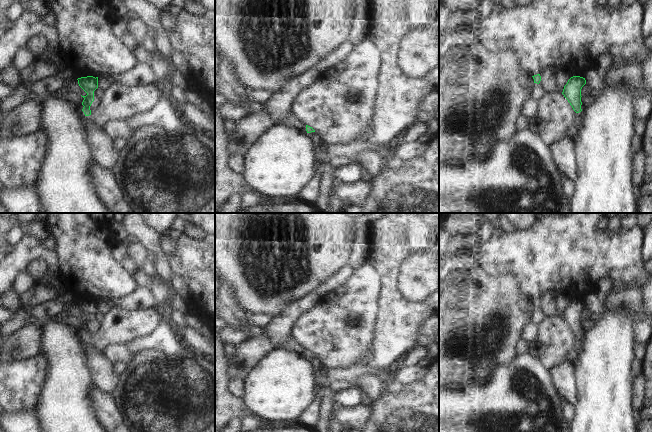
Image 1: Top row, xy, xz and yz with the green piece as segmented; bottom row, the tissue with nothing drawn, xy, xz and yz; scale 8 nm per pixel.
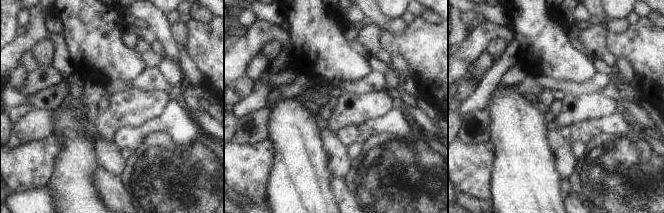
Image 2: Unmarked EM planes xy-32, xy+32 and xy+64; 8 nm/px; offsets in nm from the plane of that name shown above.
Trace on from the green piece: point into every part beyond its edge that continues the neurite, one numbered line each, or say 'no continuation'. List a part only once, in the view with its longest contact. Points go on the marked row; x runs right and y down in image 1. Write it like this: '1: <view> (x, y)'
1: xy (80, 107).

